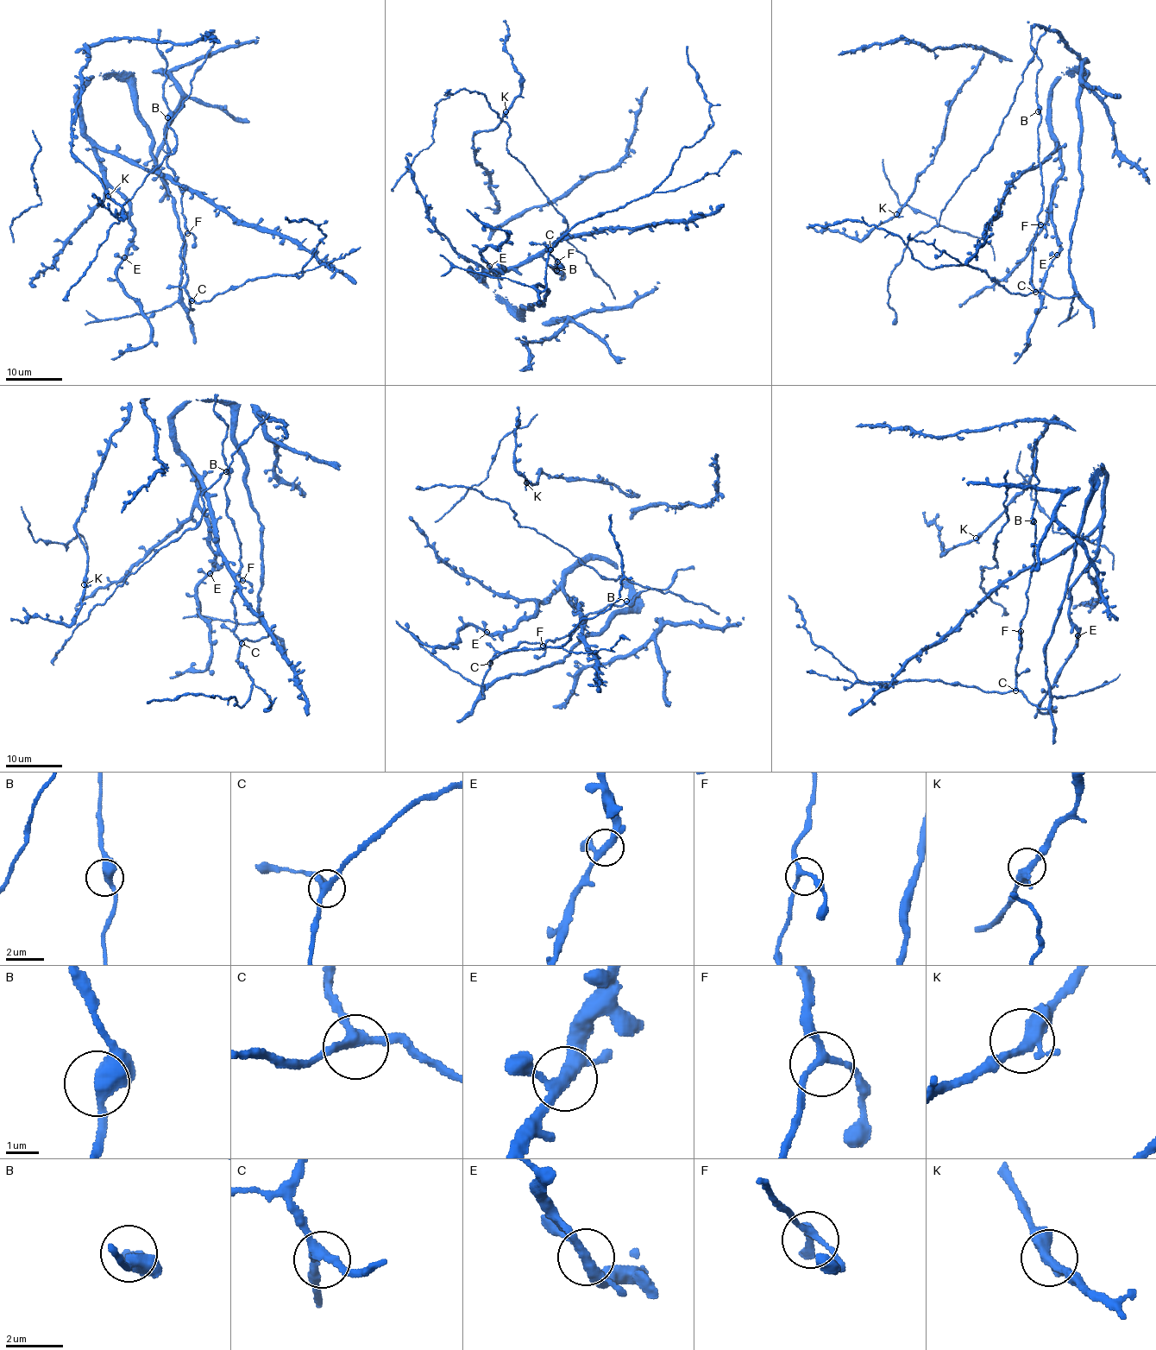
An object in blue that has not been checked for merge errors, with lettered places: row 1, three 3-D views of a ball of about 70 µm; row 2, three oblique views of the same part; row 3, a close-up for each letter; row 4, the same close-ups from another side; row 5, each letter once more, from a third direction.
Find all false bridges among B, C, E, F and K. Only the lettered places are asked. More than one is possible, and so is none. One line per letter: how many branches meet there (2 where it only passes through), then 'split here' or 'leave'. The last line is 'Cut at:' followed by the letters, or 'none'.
B: branches 3; leave
C: branches 3; leave
E: branches 4; leave
F: branches 3; leave
K: branches 3; leave
Cut at: none

